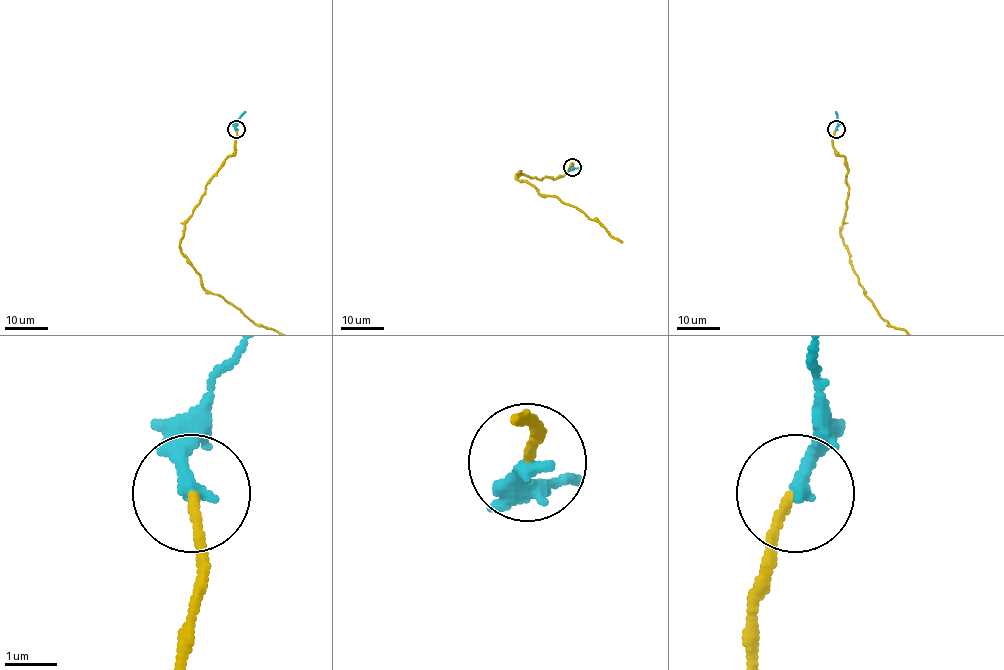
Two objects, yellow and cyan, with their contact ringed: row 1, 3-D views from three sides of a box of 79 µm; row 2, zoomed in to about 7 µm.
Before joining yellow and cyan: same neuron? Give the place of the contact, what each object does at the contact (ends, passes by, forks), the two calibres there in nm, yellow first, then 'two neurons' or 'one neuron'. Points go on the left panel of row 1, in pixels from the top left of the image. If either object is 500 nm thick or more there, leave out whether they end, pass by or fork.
place (236, 129); yellow ends; cyan ends; calibres 160 and 300 nm; one neuron

